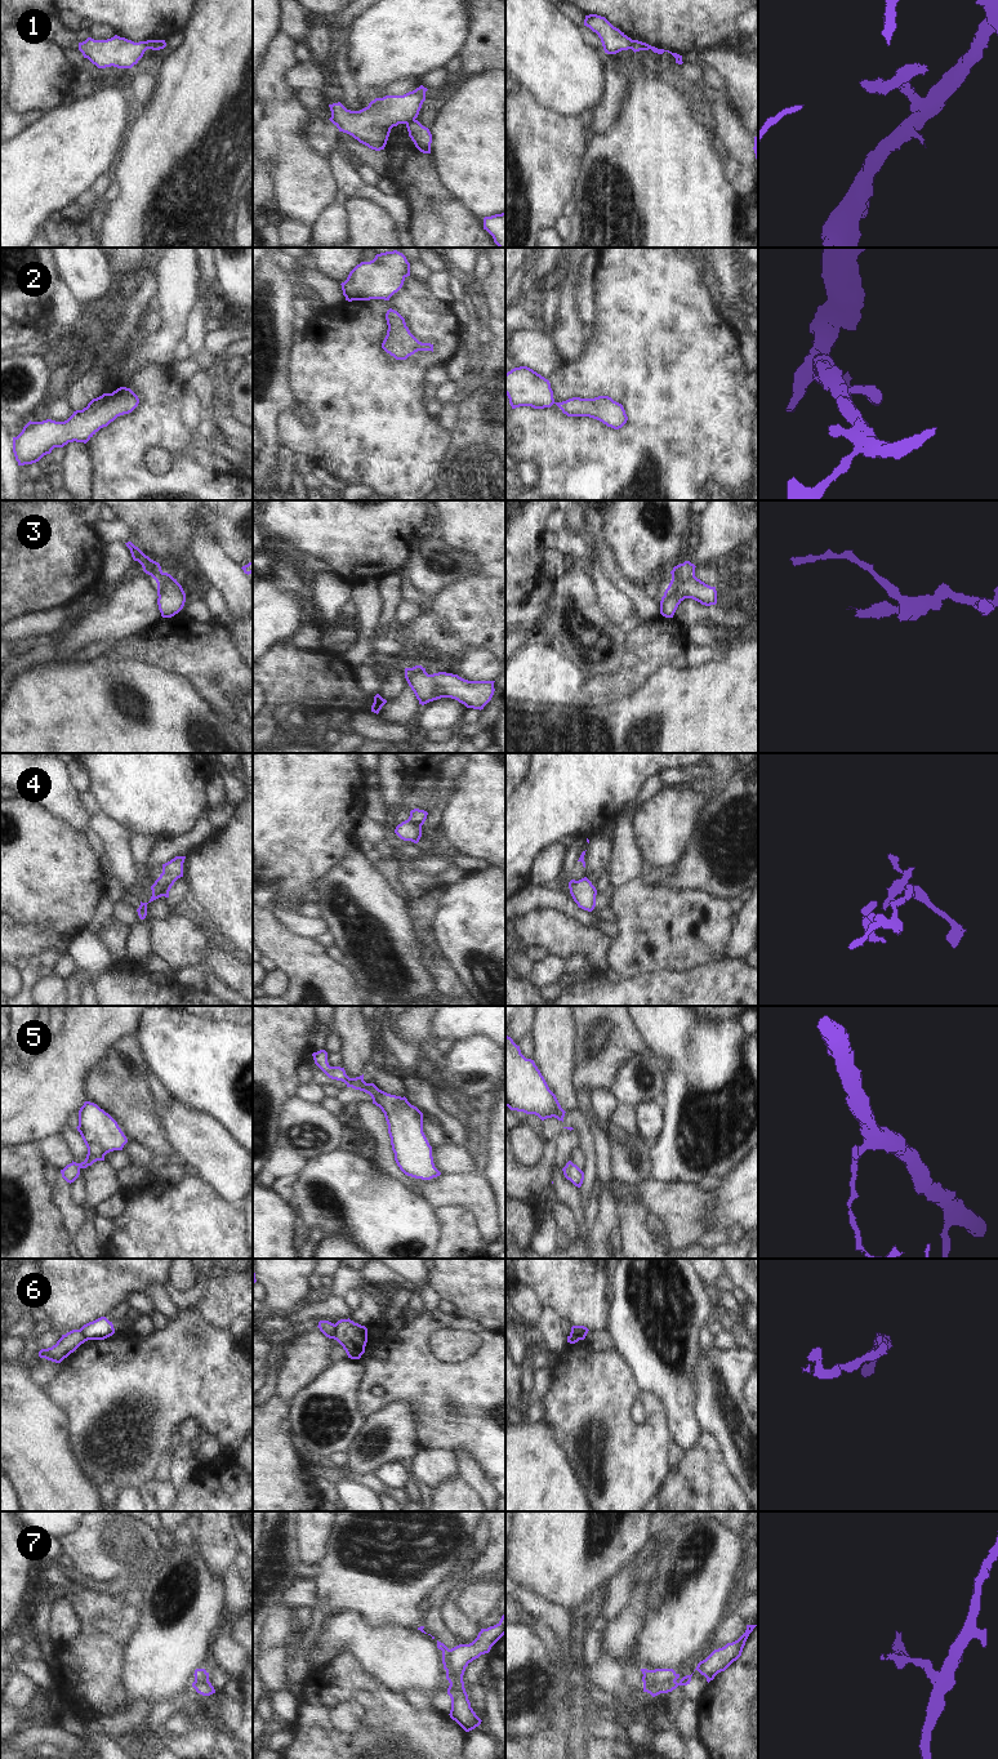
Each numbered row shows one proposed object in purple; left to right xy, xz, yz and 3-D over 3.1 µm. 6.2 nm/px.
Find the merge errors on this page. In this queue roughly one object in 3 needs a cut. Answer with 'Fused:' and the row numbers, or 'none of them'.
Fused: 1, 4, 6, 7

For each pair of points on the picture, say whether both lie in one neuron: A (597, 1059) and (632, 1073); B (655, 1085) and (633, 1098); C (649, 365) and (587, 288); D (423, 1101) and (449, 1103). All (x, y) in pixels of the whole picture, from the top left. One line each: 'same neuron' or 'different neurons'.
A: different neurons
B: same neuron
C: different neurons
D: different neurons

